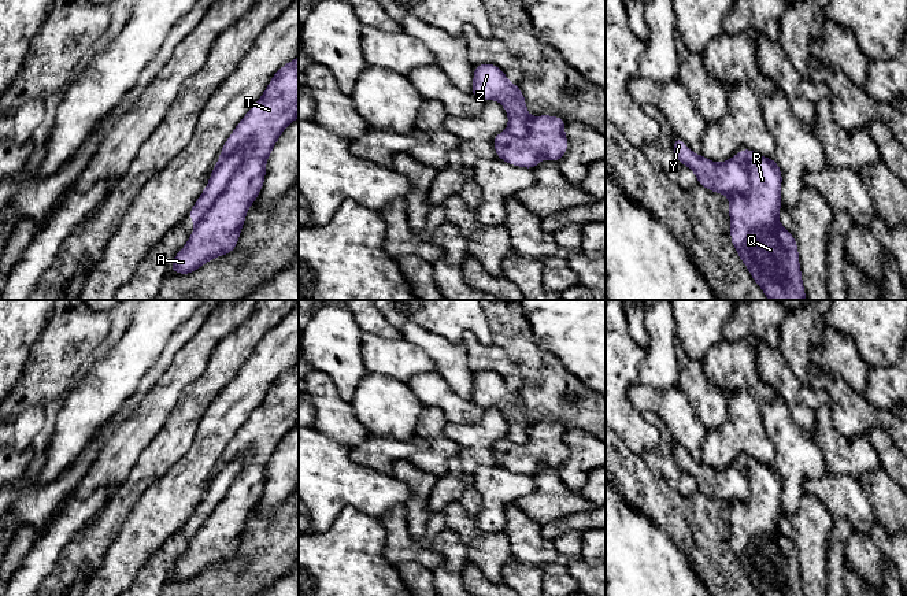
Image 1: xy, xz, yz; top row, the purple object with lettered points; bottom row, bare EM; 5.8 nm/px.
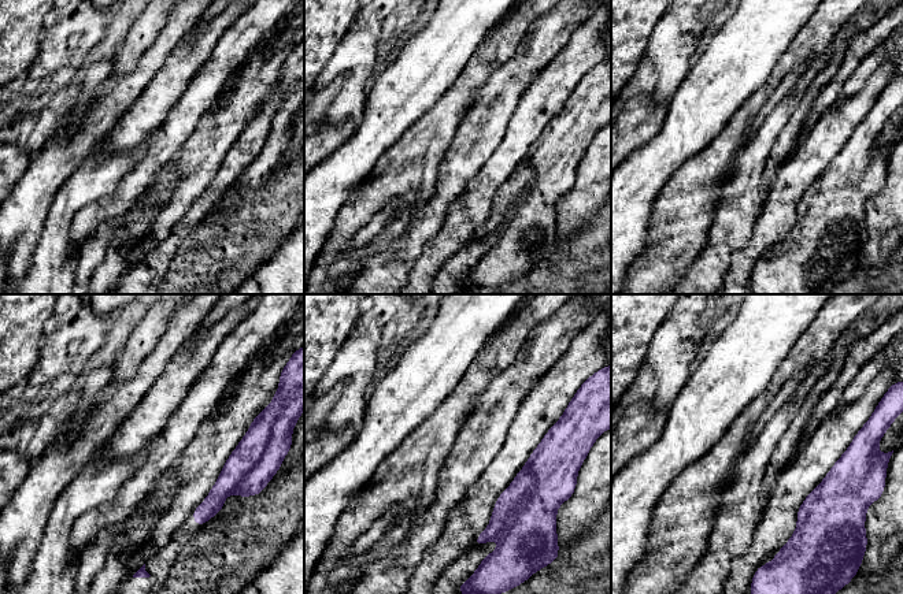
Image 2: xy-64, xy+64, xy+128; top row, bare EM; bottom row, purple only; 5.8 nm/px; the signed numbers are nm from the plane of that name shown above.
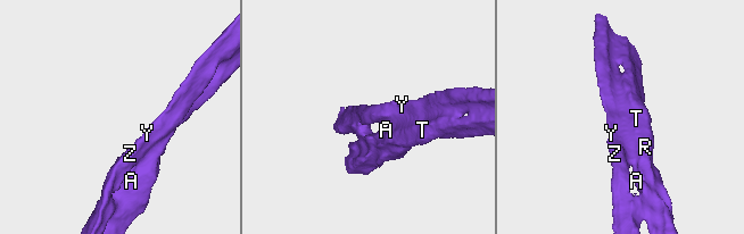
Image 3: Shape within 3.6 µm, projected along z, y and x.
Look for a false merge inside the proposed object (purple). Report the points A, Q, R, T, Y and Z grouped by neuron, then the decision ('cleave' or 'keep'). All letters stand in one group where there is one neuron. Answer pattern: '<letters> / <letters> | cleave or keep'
A Q R T / Y Z | cleave

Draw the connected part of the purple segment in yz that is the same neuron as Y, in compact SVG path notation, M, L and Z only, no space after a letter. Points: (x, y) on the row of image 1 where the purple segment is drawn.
M674 137L673 148L674 156L680 163L693 170L701 186L729 197L736 193L747 193L748 175L738 156L733 156L725 163L715 163L706 159L703 155L695 155L680 137Z

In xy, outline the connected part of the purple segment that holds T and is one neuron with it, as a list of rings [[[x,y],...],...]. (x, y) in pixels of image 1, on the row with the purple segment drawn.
[[[299,56],[274,74],[262,97],[226,140],[219,159],[243,148],[248,155],[229,178],[222,195],[197,223],[169,271],[190,274],[237,247],[248,208],[263,186],[267,158],[284,129],[297,116]]]

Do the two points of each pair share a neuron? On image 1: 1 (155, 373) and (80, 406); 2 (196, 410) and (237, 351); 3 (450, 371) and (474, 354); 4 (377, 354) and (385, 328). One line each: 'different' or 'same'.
1: different
2: same
3: different
4: different

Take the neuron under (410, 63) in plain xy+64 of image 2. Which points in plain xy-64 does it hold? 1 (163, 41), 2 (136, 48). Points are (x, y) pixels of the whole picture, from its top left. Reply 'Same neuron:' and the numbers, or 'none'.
Same neuron: 2

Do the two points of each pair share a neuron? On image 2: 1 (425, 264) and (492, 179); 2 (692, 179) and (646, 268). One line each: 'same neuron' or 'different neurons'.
1: same neuron
2: same neuron

